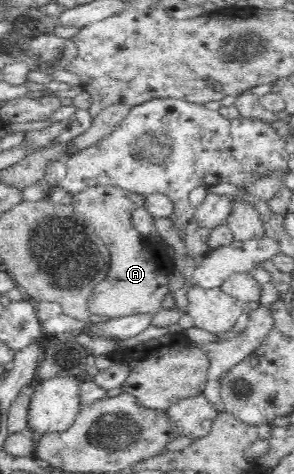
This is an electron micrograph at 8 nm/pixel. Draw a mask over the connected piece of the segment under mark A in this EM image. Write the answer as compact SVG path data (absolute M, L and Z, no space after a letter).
M93 186L72 197L72 210L91 222L103 244L109 250L111 265L107 277L97 283L88 301L88 312L103 317L125 317L143 313L157 313L167 295L168 276L161 261L153 257L147 237L133 225L133 211L141 207L144 196L119 186Z

